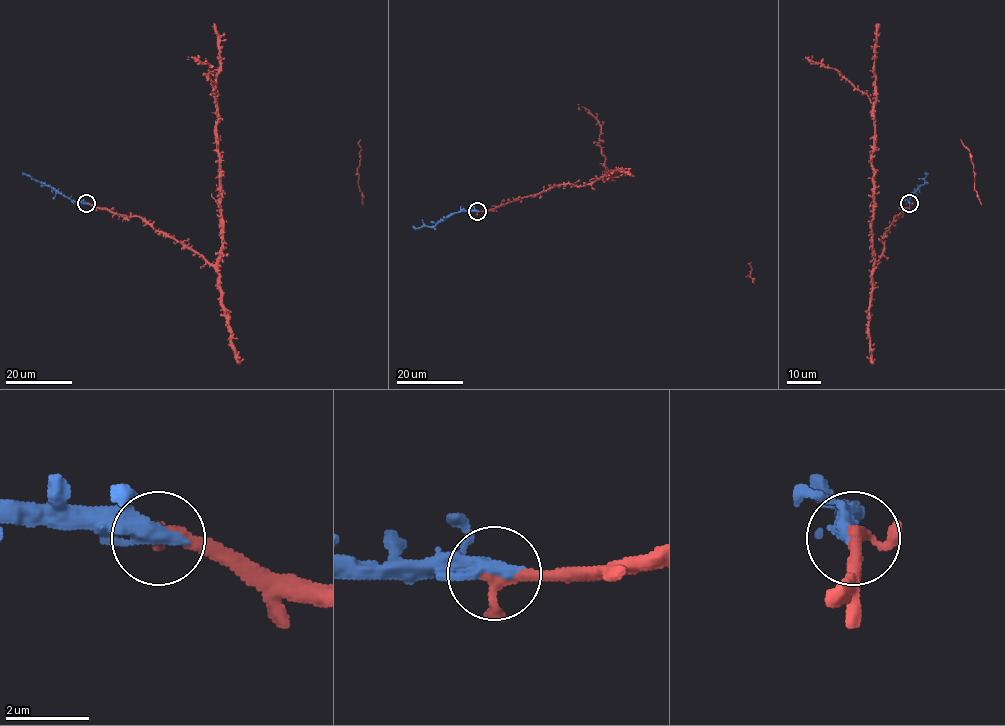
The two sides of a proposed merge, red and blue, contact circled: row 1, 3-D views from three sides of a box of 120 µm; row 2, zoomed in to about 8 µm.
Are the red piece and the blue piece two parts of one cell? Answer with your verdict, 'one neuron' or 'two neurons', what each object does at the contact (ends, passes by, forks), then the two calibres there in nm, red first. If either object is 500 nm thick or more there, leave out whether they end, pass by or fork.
one neuron; red passes by; blue ends; calibres 280 and 480 nm

